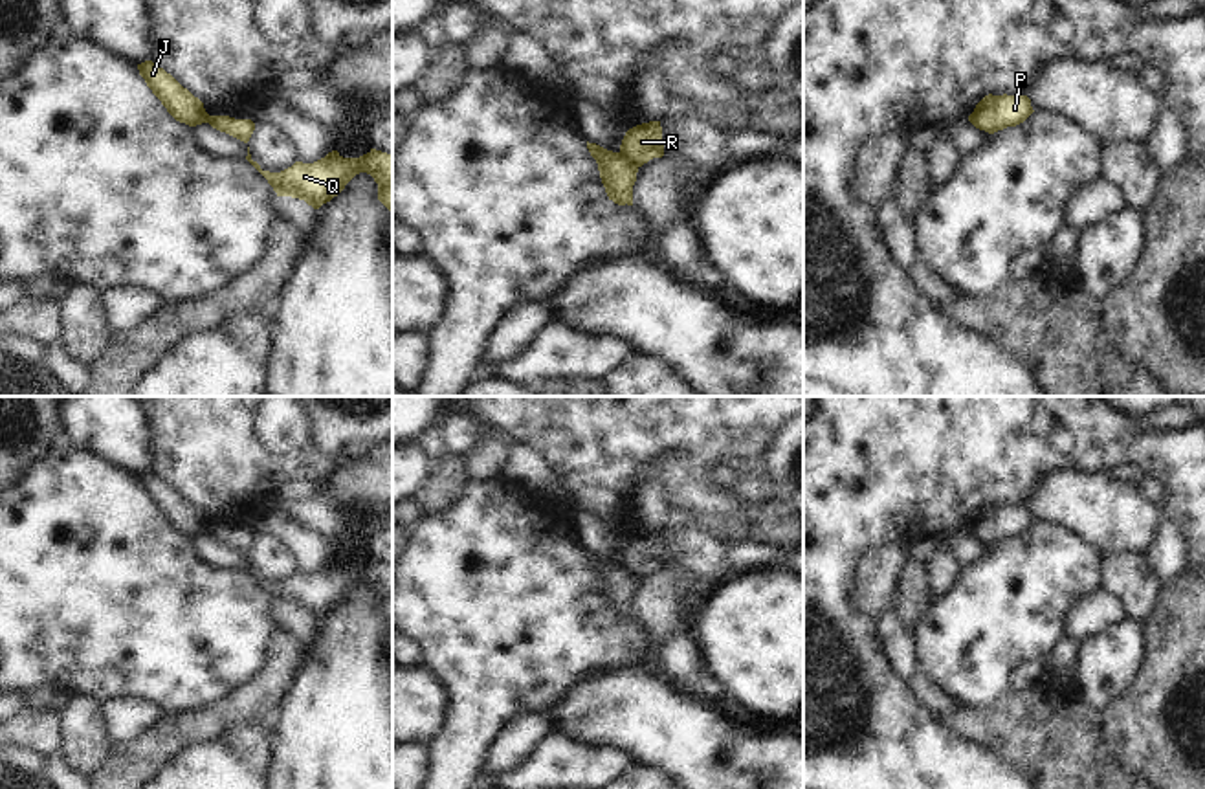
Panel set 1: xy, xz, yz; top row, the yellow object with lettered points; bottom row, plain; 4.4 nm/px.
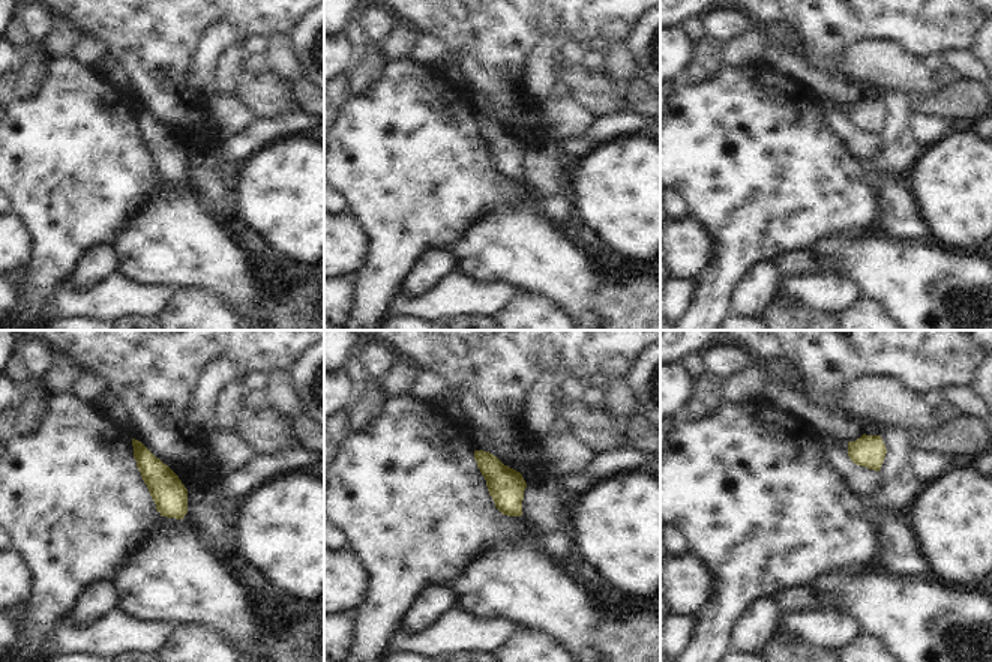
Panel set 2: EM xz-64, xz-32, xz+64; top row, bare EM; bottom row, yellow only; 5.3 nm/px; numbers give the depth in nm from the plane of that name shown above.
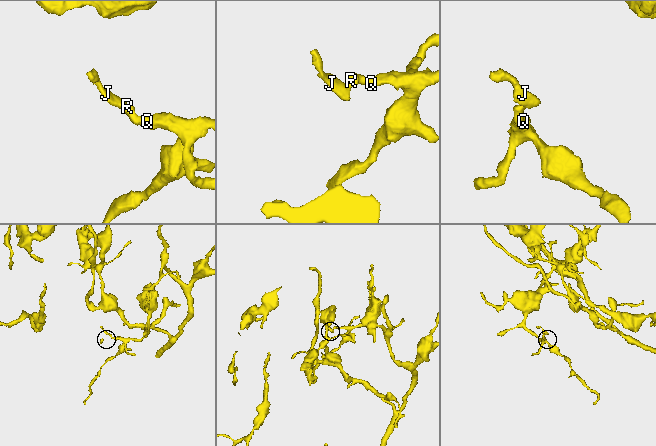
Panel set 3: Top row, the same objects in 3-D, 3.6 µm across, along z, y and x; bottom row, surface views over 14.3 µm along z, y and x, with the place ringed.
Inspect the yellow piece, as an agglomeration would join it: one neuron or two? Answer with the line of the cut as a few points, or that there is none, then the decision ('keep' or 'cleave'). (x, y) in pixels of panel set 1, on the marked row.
cut xz (619, 153), (639, 166); cleave

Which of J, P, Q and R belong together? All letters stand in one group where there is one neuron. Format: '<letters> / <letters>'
J P / Q R

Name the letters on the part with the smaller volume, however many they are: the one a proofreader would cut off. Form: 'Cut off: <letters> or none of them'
Cut off: J, P

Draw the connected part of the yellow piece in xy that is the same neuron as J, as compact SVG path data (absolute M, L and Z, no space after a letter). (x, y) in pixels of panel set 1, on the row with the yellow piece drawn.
M145 61L138 64L138 70L139 75L145 79L147 86L176 121L189 127L211 121L213 116L205 112L204 103L194 97L187 88L183 88L163 68L160 68L152 61Z

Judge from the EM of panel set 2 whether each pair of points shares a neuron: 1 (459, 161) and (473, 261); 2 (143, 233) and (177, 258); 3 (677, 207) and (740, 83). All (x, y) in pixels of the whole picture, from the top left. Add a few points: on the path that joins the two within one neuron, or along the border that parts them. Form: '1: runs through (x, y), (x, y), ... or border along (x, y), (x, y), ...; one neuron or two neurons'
1: border along (497, 207), (483, 212), (447, 246); two neurons
2: runs through (152, 242), (162, 243), (168, 249); one neuron
3: border along (676, 191), (683, 198), (689, 215); two neurons

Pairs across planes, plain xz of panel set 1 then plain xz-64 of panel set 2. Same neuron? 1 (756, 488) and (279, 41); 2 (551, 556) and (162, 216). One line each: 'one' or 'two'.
1: one
2: two

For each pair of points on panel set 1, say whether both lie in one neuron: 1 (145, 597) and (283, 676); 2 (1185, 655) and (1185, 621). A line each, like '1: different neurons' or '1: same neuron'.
1: different neurons
2: different neurons

